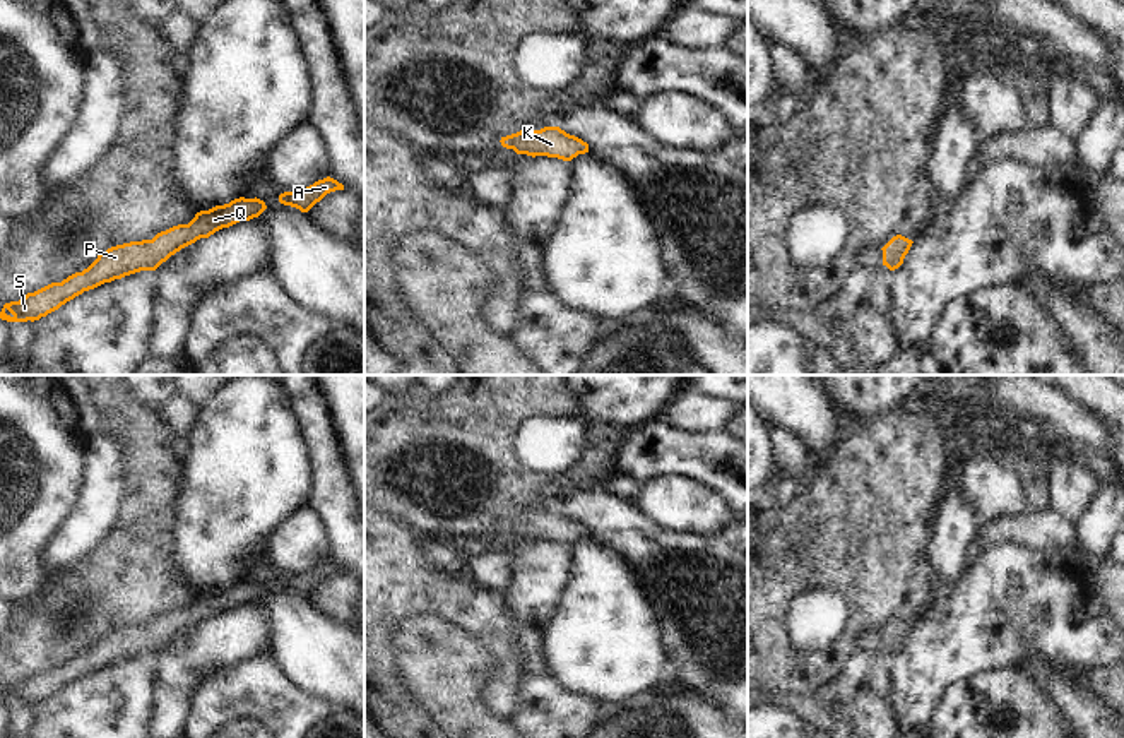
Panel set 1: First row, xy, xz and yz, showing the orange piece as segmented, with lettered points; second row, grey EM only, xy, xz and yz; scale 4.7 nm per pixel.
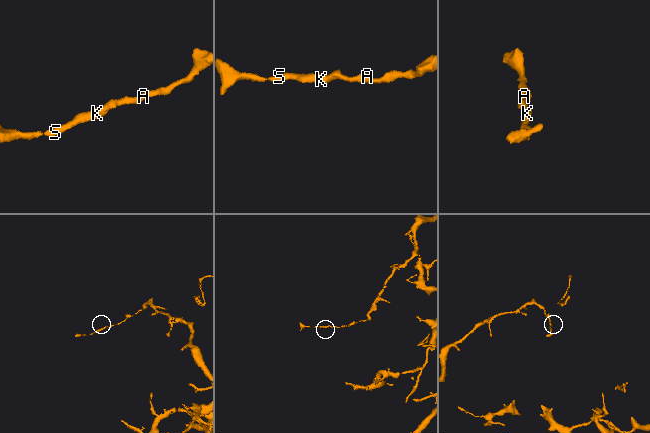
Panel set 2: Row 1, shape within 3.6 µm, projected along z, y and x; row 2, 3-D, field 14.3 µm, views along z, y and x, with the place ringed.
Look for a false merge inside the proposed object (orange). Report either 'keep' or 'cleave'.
keep

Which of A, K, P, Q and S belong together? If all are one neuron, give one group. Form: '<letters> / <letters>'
A K P Q S

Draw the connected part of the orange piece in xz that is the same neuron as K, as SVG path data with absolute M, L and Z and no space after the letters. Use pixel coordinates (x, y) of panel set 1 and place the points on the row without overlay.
M525 510L517 517L501 521L500 526L503 531L513 533L517 538L527 538L532 541L547 539L571 545L578 538L589 536L587 526L566 517L559 510L544 510L541 514Z

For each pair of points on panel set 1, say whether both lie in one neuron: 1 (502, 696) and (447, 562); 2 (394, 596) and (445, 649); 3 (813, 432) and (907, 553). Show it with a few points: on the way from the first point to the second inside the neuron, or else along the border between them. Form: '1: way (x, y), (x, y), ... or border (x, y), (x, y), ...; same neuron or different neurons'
1: border (421, 550), (431, 567), (452, 576), (466, 572); different neurons
2: border (452, 625), (411, 615), (394, 651); different neurons
3: border (854, 425), (815, 464); different neurons

